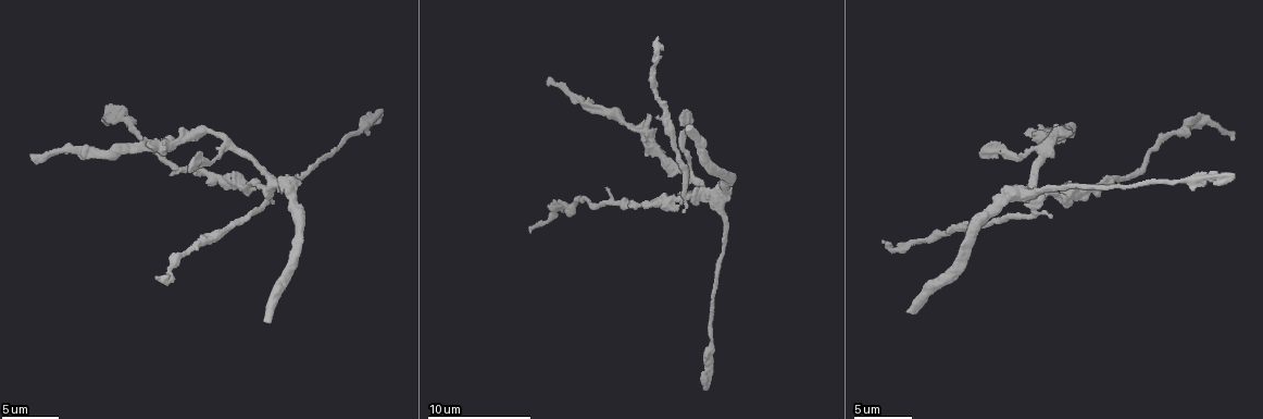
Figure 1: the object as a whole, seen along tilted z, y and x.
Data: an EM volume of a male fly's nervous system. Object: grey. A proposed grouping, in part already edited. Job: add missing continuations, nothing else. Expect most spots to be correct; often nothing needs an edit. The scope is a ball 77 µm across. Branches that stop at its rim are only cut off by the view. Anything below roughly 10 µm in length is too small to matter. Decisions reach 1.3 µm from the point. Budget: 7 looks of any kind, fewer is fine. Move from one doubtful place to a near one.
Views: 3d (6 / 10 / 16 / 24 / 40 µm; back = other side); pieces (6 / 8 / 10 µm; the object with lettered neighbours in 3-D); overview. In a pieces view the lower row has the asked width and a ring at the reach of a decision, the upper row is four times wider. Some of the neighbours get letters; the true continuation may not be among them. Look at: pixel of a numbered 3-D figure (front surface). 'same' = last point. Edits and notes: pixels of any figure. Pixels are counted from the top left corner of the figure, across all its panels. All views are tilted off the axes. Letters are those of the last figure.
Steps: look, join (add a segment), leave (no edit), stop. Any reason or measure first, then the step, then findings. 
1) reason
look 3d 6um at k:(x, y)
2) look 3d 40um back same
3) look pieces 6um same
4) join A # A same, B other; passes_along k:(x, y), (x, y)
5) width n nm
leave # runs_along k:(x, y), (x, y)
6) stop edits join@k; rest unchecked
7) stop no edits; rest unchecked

end of a long branch
look pieces 6um at 1:(380, 110)

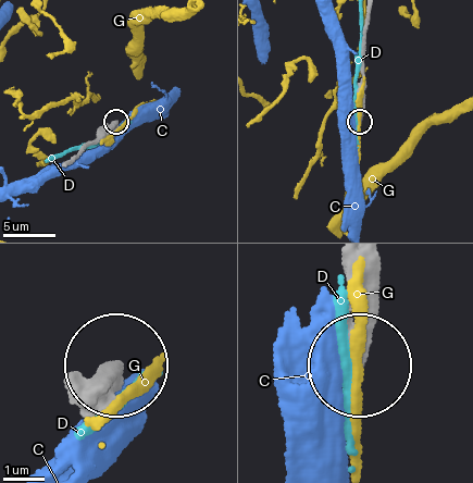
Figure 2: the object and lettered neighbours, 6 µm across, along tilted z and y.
width 380 nm
leave # C other, D other, G other; runs_along 2:(65, 165), (88, 141), (104, 137), (116, 122); no lettered segment goes on from it

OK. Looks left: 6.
an open end
look pieces 6um at 1:(609, 188)

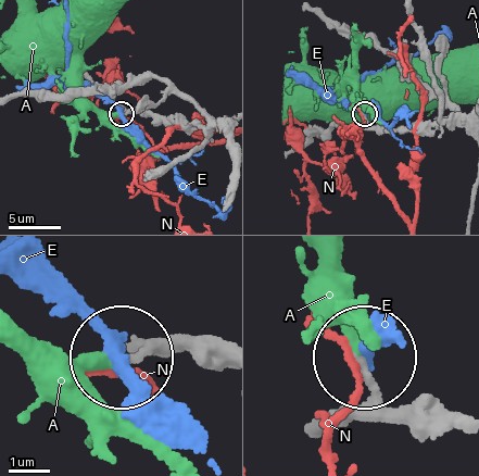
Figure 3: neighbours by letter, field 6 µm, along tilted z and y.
width 160 nm
leave # A other, E other, N other; runs_along 3:(455, 412), (392, 410), (364, 364); none of them fits

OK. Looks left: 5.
free end
look pieces 10um at 1:(684, 110)

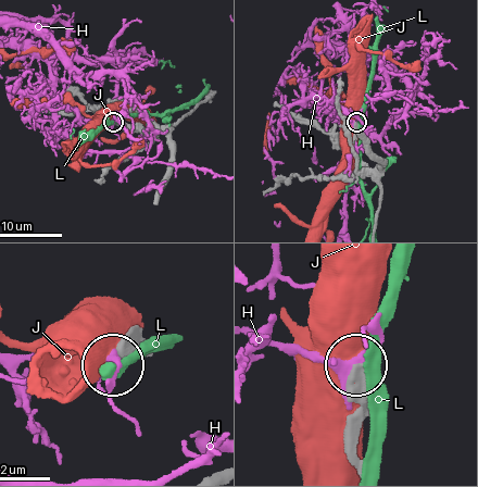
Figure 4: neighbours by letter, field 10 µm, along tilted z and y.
leave # H other, J other, L other; none of them fits

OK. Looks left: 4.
stop no edits; rest unchecked

